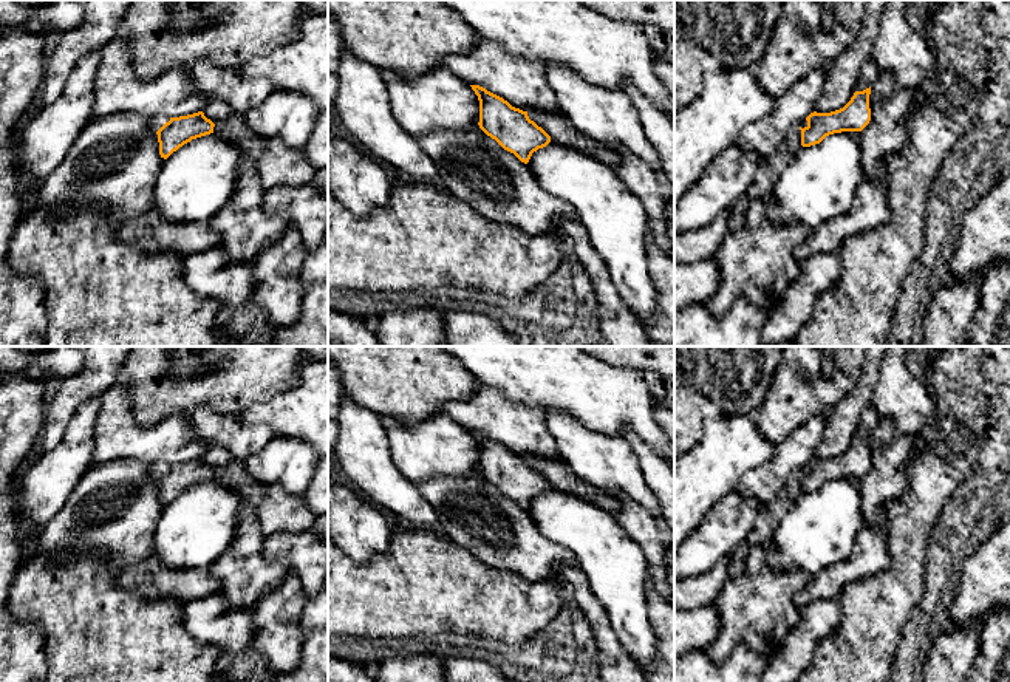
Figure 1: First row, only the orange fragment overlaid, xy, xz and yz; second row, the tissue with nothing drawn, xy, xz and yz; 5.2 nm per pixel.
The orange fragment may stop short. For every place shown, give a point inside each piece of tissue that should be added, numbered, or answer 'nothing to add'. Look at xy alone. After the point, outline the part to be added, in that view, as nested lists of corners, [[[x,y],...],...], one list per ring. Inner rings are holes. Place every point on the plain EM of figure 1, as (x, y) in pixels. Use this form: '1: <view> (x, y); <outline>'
1: xy (156, 469); [[[164,461],[152,464],[150,465],[150,475],[152,475],[152,478],[156,479],[169,467],[170,467],[170,464],[164,462]]]

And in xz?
nothing to add

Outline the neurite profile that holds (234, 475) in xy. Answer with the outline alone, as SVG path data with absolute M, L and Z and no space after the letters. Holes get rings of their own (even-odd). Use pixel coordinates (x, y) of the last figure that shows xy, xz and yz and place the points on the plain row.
M232 461L229 465L217 469L213 479L240 493L243 506L252 509L263 500L268 489L264 484L254 479L244 470L243 462L238 461Z

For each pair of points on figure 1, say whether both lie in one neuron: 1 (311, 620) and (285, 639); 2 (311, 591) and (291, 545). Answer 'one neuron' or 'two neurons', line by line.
1: two neurons
2: one neuron

